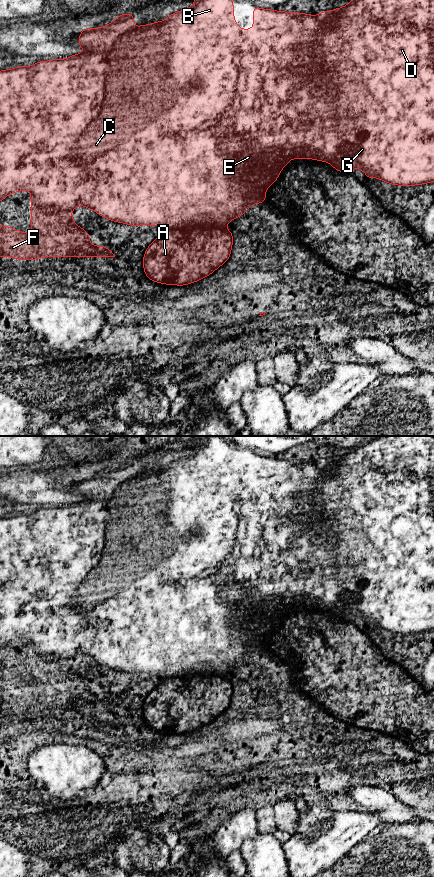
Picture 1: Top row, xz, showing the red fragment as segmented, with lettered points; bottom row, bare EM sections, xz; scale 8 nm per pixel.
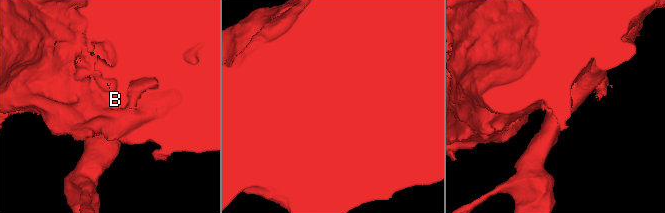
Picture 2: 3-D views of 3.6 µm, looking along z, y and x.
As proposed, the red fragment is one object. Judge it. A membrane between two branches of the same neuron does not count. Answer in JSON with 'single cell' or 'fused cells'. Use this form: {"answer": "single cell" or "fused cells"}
{"answer": "single cell"}

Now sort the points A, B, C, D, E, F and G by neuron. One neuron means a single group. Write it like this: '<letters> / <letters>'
A B C D E F G

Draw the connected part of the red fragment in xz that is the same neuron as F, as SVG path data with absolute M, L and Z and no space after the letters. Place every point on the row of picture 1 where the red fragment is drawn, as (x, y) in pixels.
M193 0L193 1L194 1L194 3L193 3L193 5L192 5L192 6L191 6L191 7L190 7L190 8L189 8L189 9L185 9L185 10L183 10L183 11L178 11L178 12L175 12L175 13L172 13L172 14L170 14L170 15L169 15L169 16L168 16L168 17L167 17L167 18L166 18L166 19L165 19L165 20L163 20L163 21L157 21L157 22L154 22L154 23L150 23L150 24L147 24L147 25L140 25L140 26L138 26L138 27L135 27L135 26L134 26L134 15L133 15L133 14L132 14L132 13L127 13L127 14L125 14L125 13L123 13L123 14L121 14L121 15L119 15L119 16L118 16L118 17L117 17L117 18L116 18L116 19L115 19L115 20L114 20L114 21L113 21L113 22L111 22L111 23L110 23L110 24L107 24L107 25L105 25L105 26L102 26L102 27L98 27L98 28L84 28L84 29L83 29L83 31L82 31L82 32L81 32L81 33L80 33L80 34L79 34L79 40L78 40L78 43L79 43L79 47L81 47L81 48L83 48L83 49L84 49L84 50L85 50L85 51L84 51L84 52L83 52L83 53L80 53L80 54L74 54L74 55L72 55L72 56L70 56L70 57L68 57L68 58L66 58L66 59L52 59L52 60L49 60L49 61L44 61L44 60L41 60L41 61L39 61L39 62L37 62L37 63L35 63L35 64L33 64L33 65L31 65L31 66L28 66L28 67L26 67L26 66L17 66L17 67L16 67L16 68L13 68L13 69L5 69L5 70L1 70L1 71L0 71L0 202L1 202L1 201L2 201L2 200L3 200L3 199L5 199L5 198L6 198L6 197L7 197L7 196L8 196L8 195L10 195L10 194L12 194L12 193L16 193L16 192L21 192L21 191L23 191L23 190L26 190L26 191L30 191L30 192L31 192L31 197L30 197L30 200L31 200L31 225L32 225L32 227L31 227L31 232L30 232L30 233L25 233L25 232L21 232L21 231L18 231L18 230L16 230L16 229L14 229L14 228L13 228L13 227L8 227L8 226L3 226L3 225L0 225L0 257L10 257L10 258L17 258L17 259L18 259L18 260L19 260L19 261L25 261L25 260L26 260L26 259L31 259L31 260L37 260L37 259L39 259L39 258L41 258L41 257L46 257L46 258L47 258L47 257L76 257L76 258L77 258L77 257L81 257L81 258L82 258L82 257L88 257L88 258L89 258L89 257L95 257L95 258L96 258L96 257L115 257L115 255L114 255L114 254L113 254L113 253L112 253L112 251L111 251L111 250L110 250L110 249L108 249L108 248L107 248L107 247L106 247L106 246L96 246L96 245L91 245L91 244L90 244L90 235L89 235L89 233L88 233L88 232L87 232L87 231L85 231L85 230L84 230L84 229L83 229L83 228L82 228L82 227L79 227L79 226L78 226L78 225L77 225L77 224L76 224L76 223L75 223L75 222L74 222L74 220L73 220L73 218L72 218L72 210L73 210L73 209L75 209L75 208L77 208L77 207L78 207L78 206L86 206L86 207L87 207L87 208L88 208L88 209L89 209L89 210L94 210L94 211L95 211L95 212L96 212L96 213L97 213L97 214L99 214L99 215L100 215L100 216L101 216L101 217L104 217L104 218L107 218L107 219L108 219L108 220L110 220L110 221L114 221L114 222L117 222L117 223L124 223L124 224L127 224L127 225L130 225L130 226L140 226L140 225L148 225L148 226L164 226L164 227L165 227L165 228L164 228L164 232L163 232L163 233L162 233L162 234L160 234L160 235L159 235L159 236L158 236L158 237L156 237L156 238L155 238L155 240L154 240L154 241L153 241L153 242L152 242L152 243L151 243L151 244L150 244L150 245L149 245L149 246L148 246L148 247L147 247L147 249L146 249L146 251L145 251L145 253L144 253L144 256L143 256L143 269L144 269L144 272L145 272L145 275L146 275L146 277L147 277L147 278L148 278L148 279L149 279L149 280L151 280L151 281L154 281L154 282L156 282L156 283L161 283L161 284L165 284L165 285L169 285L169 284L170 284L170 285L177 285L177 286L184 286L184 285L188 285L188 284L192 284L192 283L194 283L194 282L197 282L197 281L200 281L200 280L202 280L202 279L203 279L203 278L205 278L205 277L207 277L207 276L210 276L210 275L211 275L211 274L212 274L212 273L213 273L213 272L214 272L214 271L215 271L215 270L216 270L216 269L218 269L218 268L219 268L219 267L221 267L221 266L222 266L222 265L223 265L223 264L224 264L224 263L225 263L225 262L226 262L226 261L227 261L227 260L228 260L228 259L229 259L229 258L230 258L230 256L231 256L231 249L232 249L232 246L233 246L233 233L232 233L232 232L230 232L230 231L229 231L229 230L228 230L228 229L227 229L227 228L226 228L226 226L227 226L227 225L228 225L228 223L229 223L229 222L230 222L230 221L231 221L231 220L235 220L235 219L237 219L237 218L238 218L238 217L239 217L239 216L242 216L242 215L243 215L243 214L245 214L245 212L246 212L246 211L247 211L247 210L248 210L248 209L249 209L249 208L250 208L250 207L251 207L251 206L252 206L252 205L253 205L253 204L260 204L260 203L263 203L263 202L264 202L264 201L266 201L266 190L267 190L267 189L268 189L268 188L269 188L269 187L270 187L270 186L271 186L271 185L272 185L272 184L273 184L273 183L274 183L274 182L275 182L275 181L276 181L276 180L277 180L277 179L278 179L278 177L279 177L279 176L280 176L280 173L281 173L281 171L282 171L282 169L283 169L283 168L284 168L284 167L285 167L285 166L286 166L286 165L287 165L287 164L288 164L288 162L289 162L289 161L291 161L291 160L292 160L292 159L298 159L298 158L300 158L300 159L303 159L303 158L305 158L305 159L307 159L307 160L309 160L309 159L314 159L314 160L316 160L316 161L323 161L323 162L327 162L327 163L329 163L329 164L330 164L330 165L331 165L331 166L332 166L332 167L333 167L333 168L334 168L334 169L336 169L336 170L338 170L338 171L340 171L340 172L342 172L342 173L348 173L348 169L349 169L349 168L350 168L350 167L351 167L351 168L355 168L355 169L360 169L360 170L362 170L362 171L363 171L363 172L364 172L364 173L365 173L365 174L366 174L366 176L367 176L367 178L368 178L368 179L372 179L372 178L378 178L378 179L380 179L380 180L381 180L381 181L384 181L384 182L386 182L386 183L388 183L388 184L392 184L392 185L398 185L398 186L415 186L415 185L423 185L423 184L426 184L426 183L433 183L433 182L434 182L434 0L350 0L350 2L349 2L349 3L348 3L348 4L347 4L347 5L345 5L345 6L343 6L343 7L340 7L340 8L336 8L336 9L333 9L333 10L330 10L330 11L323 11L323 12L320 12L320 13L319 13L319 14L318 14L318 15L317 15L317 16L316 16L316 15L311 15L311 14L305 14L305 13L298 13L298 12L285 12L285 11L277 11L277 10L271 10L271 9L263 9L263 8L260 8L260 7L256 7L256 6L255 6L255 5L254 5L254 7L253 7L253 27L252 27L252 28L251 28L251 29L241 29L241 28L240 28L240 26L239 26L239 25L237 25L237 24L236 24L236 21L235 21L235 15L234 15L234 14L233 14L233 12L232 12L232 10L233 10L233 9L235 9L235 8L236 8L236 6L235 6L235 5L233 5L233 4L232 4L232 0Z

